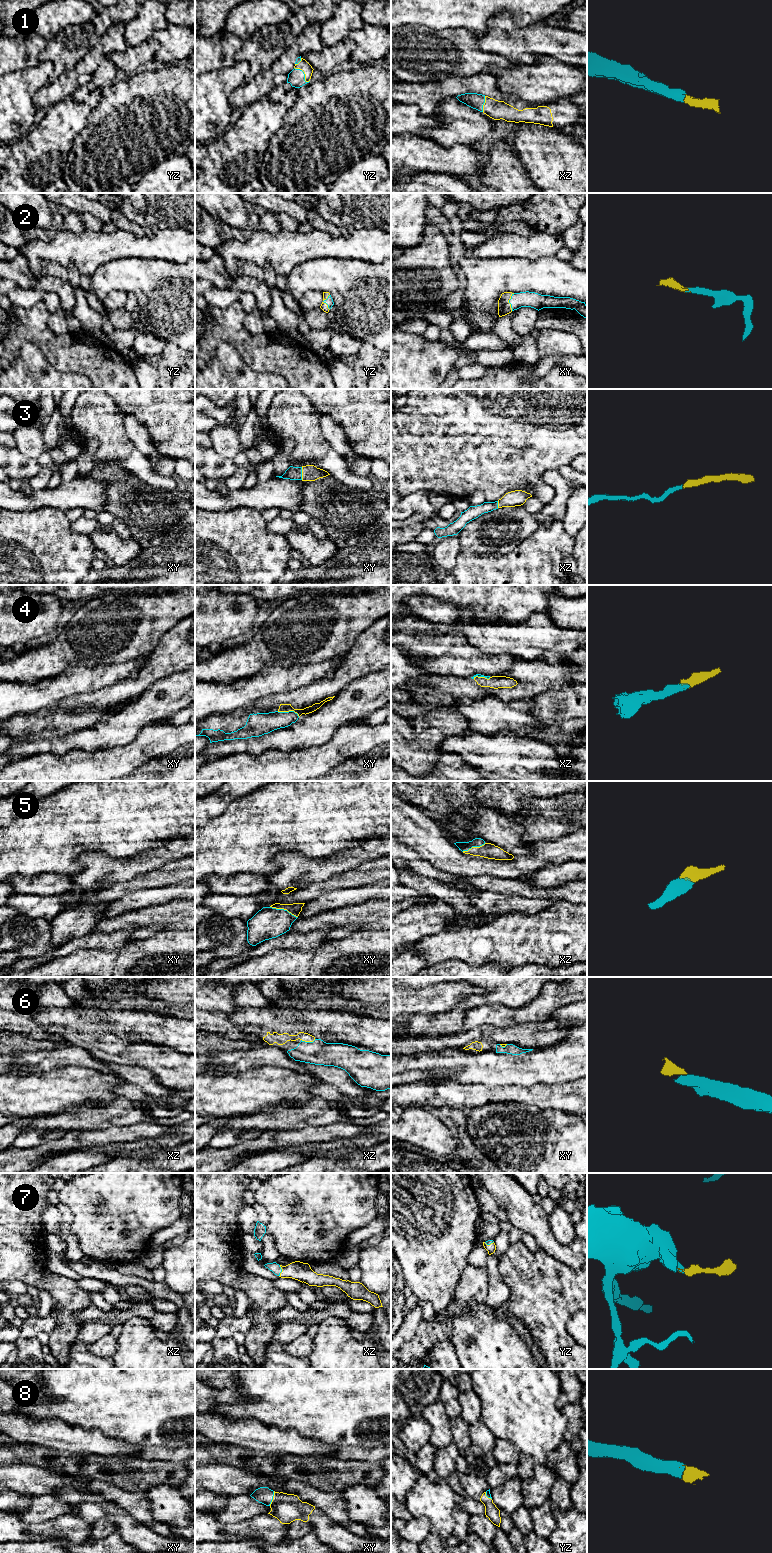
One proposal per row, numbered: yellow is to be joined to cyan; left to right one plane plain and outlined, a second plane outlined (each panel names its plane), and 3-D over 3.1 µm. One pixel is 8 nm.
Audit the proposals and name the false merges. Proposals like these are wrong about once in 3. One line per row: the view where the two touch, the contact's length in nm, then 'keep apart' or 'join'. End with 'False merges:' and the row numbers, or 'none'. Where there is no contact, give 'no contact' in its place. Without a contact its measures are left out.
1: yz | 170 nm | join
2: xy | 150 nm | join
3: xy | 100 nm | join
4: xy | 190 nm | join
5: xy | 240 nm | join
6: xz | 120 nm | join
7: xz | 100 nm | join
8: xy | 130 nm | join
False merges: none

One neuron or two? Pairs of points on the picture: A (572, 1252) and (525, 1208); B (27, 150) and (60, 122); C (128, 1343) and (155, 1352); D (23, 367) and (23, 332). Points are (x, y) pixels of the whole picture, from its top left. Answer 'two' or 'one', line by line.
A: one
B: one
C: one
D: two

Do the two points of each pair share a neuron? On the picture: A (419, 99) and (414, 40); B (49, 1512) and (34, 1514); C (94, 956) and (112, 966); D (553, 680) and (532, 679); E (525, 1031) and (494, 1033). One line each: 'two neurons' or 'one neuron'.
A: two neurons
B: one neuron
C: one neuron
D: one neuron
E: one neuron

